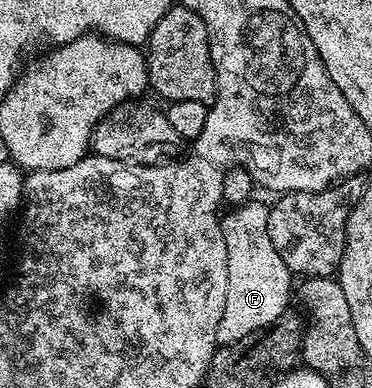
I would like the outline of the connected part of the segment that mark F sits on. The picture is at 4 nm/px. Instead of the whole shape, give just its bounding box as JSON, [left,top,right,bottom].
[217,200,291,344]

